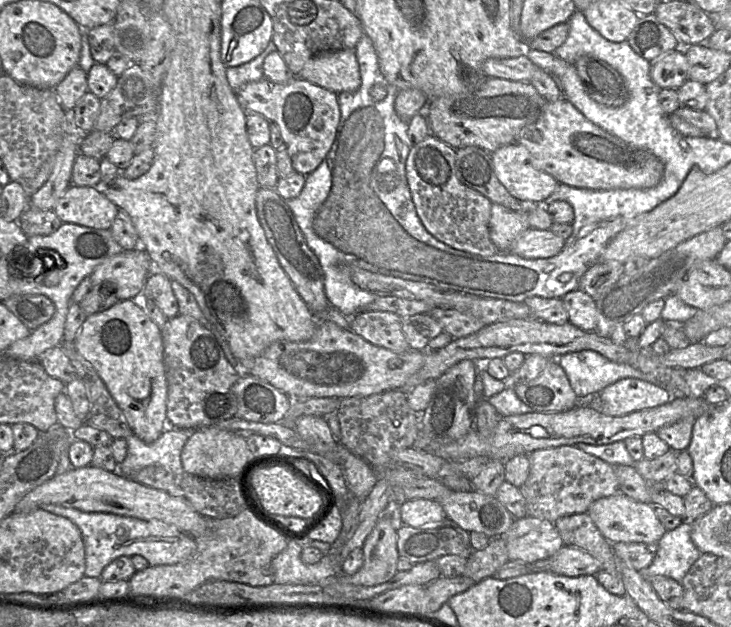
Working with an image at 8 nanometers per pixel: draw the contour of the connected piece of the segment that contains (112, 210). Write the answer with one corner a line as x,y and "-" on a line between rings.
71,184
55,204
53,211
63,223
96,229
110,229
119,208
99,187

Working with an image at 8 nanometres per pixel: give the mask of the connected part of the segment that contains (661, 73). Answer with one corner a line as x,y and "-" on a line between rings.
682,46
649,62
650,78
661,89
677,89
688,80
688,61

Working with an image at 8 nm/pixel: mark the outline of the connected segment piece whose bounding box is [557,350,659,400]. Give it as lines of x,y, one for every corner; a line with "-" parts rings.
593,350
568,352
557,359
580,400
596,397
605,387
623,378
638,378
659,385
655,377
629,364
613,362

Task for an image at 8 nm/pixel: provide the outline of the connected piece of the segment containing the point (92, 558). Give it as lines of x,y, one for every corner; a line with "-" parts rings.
54,504
42,505
40,508
69,519
80,529
85,548
86,577
100,578
104,568
121,556
141,555
150,566
160,566
182,562
196,551
193,538
180,532
174,525
157,519
142,520
112,513
86,513

